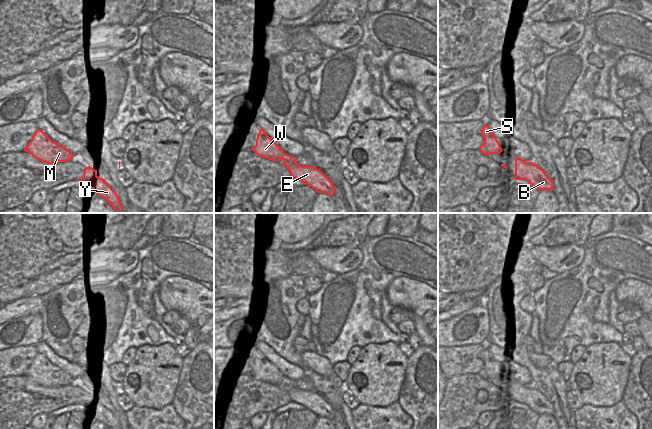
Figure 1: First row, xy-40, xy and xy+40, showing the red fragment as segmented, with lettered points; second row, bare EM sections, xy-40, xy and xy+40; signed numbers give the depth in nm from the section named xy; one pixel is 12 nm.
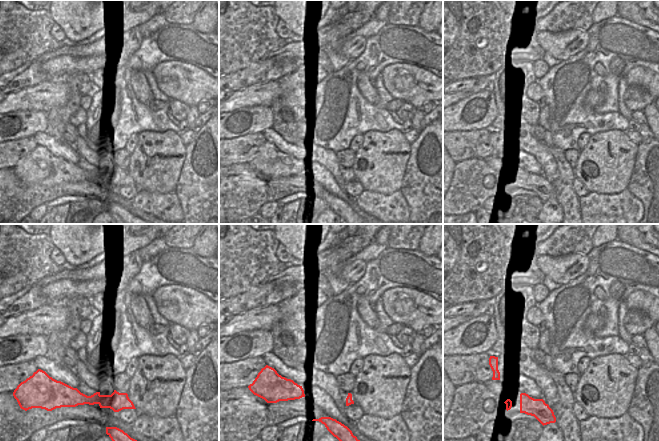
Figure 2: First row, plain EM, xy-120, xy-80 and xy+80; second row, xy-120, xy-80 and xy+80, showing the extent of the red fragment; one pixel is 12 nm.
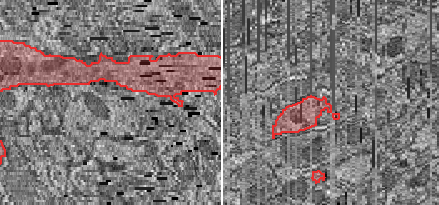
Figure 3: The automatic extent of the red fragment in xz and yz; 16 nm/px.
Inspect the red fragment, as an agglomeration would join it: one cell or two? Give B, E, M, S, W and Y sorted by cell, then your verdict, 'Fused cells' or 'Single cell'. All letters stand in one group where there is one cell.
Groups: B E Y / M S W. Fused cells

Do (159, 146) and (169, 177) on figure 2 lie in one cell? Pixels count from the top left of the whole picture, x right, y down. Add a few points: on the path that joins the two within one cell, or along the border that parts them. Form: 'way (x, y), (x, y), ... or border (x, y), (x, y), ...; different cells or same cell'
way (152, 154), (149, 157), (161, 169); same cell

